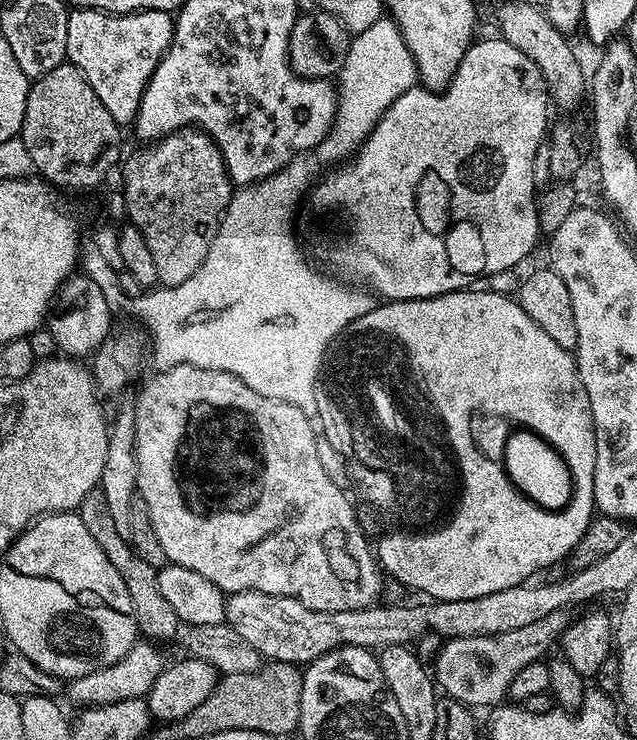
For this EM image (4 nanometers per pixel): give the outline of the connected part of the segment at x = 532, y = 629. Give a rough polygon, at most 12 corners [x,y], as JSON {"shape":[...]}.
{"shape":[[559,608],[497,636],[445,639],[434,683],[473,710],[568,629]]}

